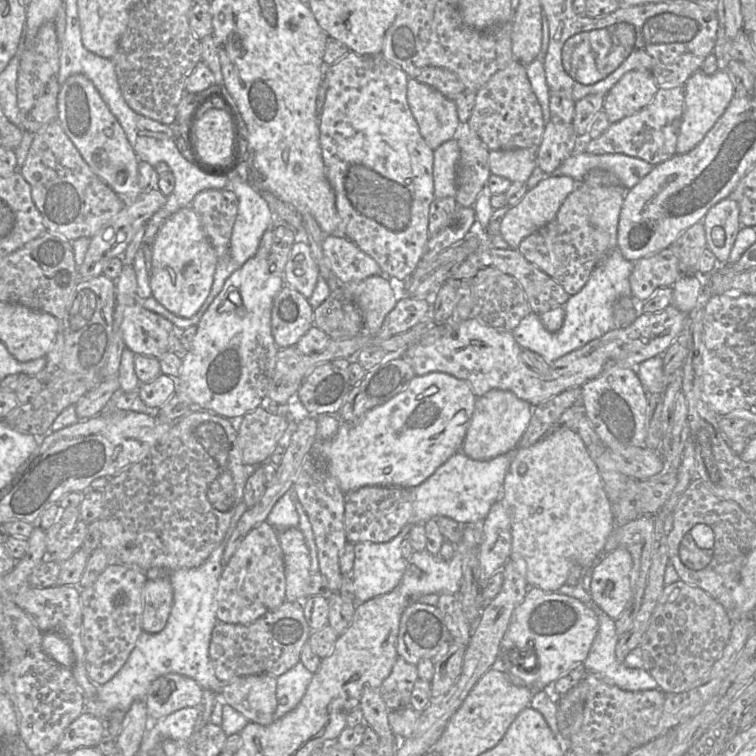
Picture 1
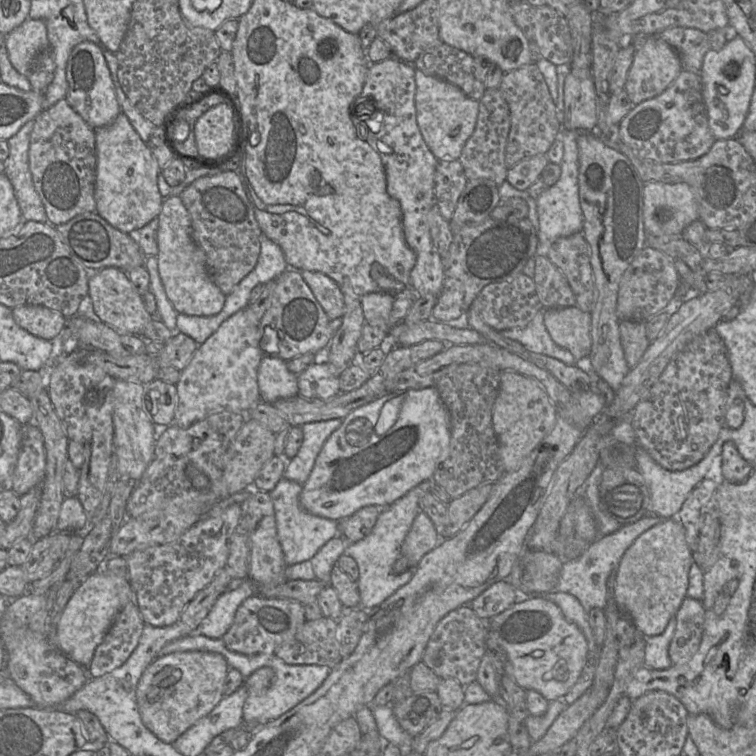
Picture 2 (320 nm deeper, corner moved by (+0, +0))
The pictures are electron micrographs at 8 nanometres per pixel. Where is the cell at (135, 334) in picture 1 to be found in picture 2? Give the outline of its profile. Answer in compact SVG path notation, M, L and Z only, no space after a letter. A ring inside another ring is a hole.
M114 267L101 269L91 274L88 286L89 309L94 318L120 334L142 337L145 327L155 316L146 310L142 296L137 292L125 271Z

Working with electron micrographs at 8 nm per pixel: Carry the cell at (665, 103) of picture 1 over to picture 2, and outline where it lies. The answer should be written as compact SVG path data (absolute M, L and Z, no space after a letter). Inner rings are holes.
M682 70L661 95L634 106L617 126L616 139L629 146L638 157L656 163L689 161L706 154L716 140L709 129L700 73Z

